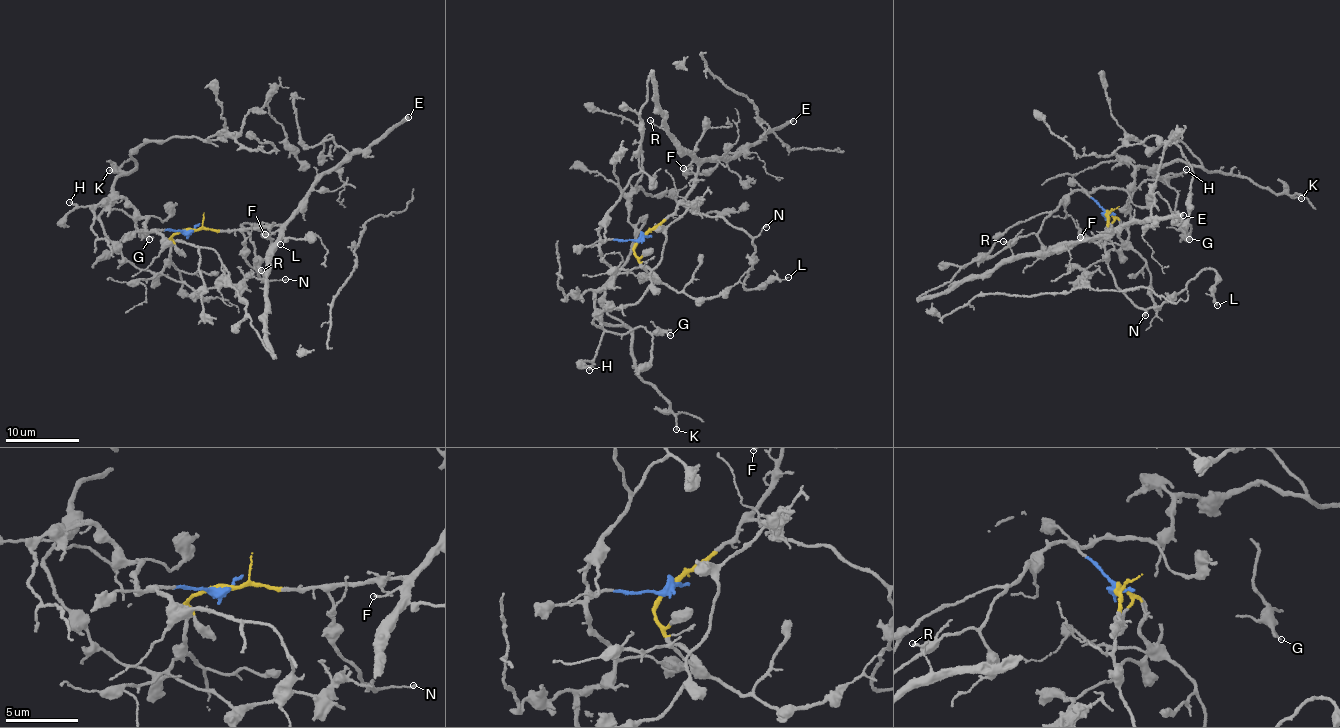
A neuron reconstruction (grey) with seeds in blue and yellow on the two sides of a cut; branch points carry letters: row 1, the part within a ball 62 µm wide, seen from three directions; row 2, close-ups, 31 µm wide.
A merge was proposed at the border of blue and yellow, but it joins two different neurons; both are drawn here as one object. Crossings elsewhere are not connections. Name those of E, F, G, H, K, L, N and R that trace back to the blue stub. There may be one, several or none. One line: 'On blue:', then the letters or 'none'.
On blue: G, H, K

